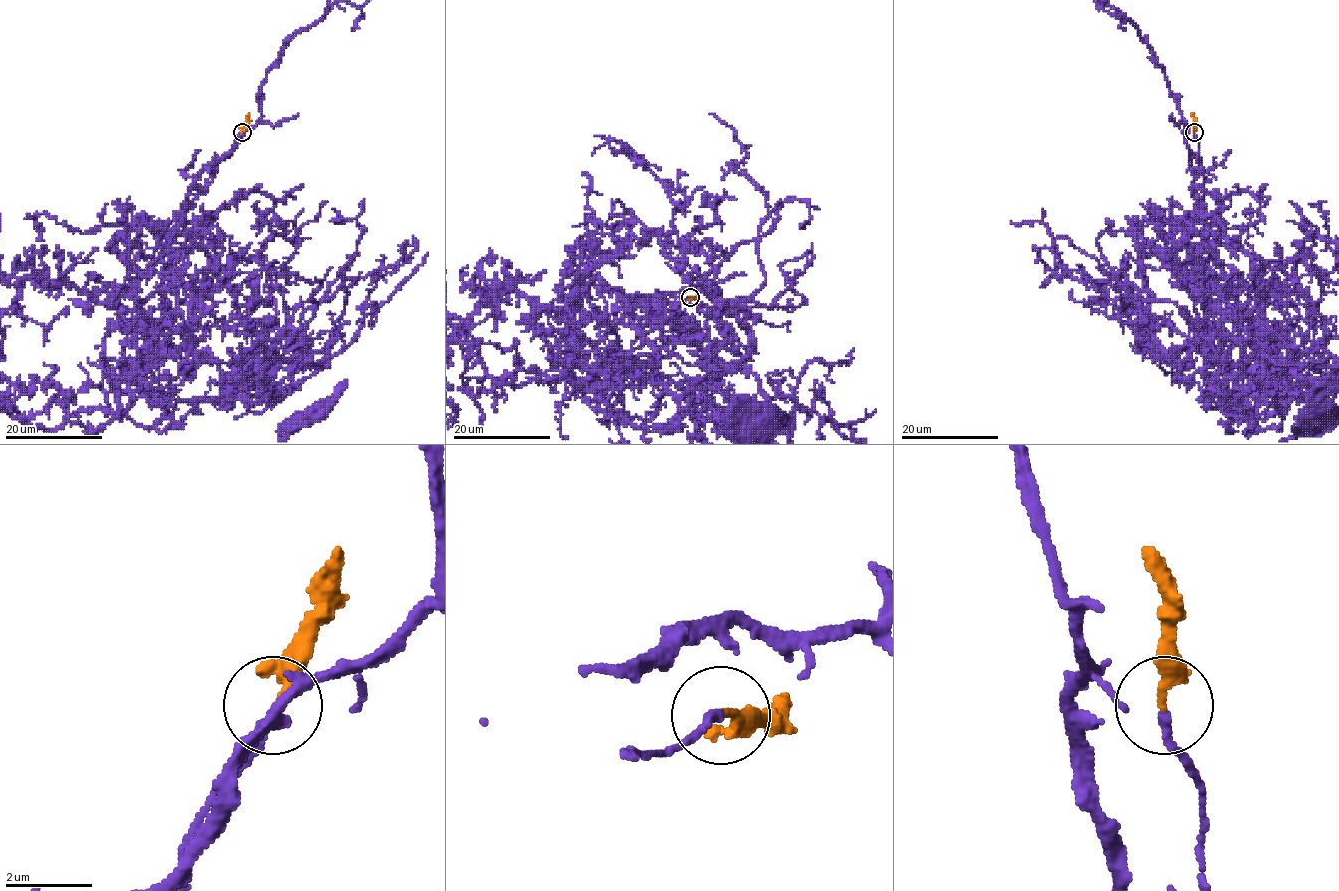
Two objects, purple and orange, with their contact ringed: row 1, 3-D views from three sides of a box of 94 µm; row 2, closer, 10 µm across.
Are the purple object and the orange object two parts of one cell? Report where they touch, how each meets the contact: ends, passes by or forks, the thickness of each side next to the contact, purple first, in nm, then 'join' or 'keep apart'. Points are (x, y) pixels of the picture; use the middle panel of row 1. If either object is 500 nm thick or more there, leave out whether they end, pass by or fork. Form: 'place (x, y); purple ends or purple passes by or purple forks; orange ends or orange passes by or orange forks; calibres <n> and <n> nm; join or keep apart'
place (690, 297); purple passes by; orange ends; calibres 140 and 240 nm; join

